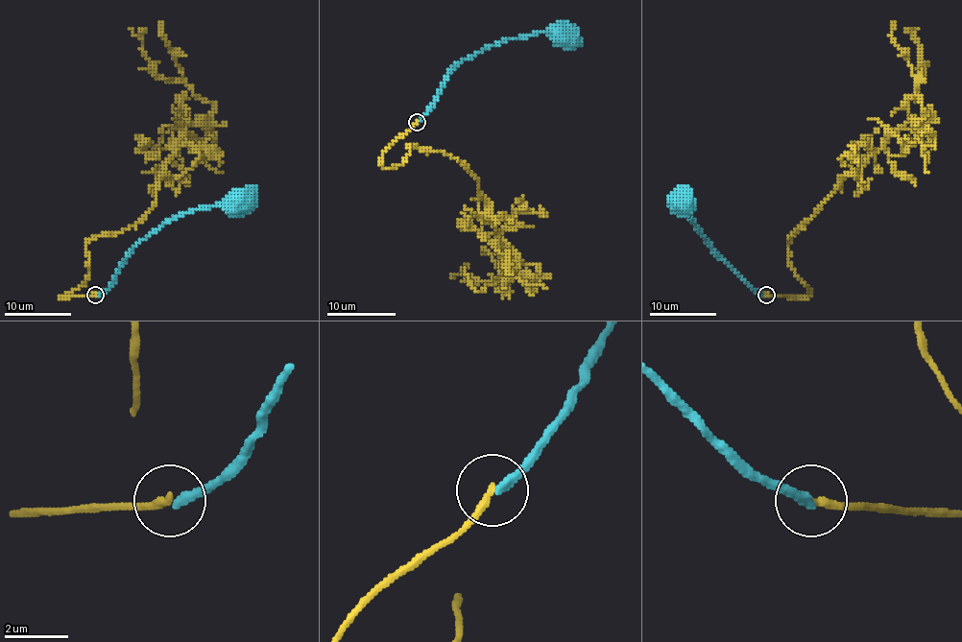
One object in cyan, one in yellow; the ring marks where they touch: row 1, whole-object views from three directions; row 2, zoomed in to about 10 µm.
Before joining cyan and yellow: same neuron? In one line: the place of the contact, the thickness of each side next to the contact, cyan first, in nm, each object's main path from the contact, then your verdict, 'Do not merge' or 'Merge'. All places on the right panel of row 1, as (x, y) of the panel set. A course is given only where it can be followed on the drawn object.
Place: (766, 295). Thickness 280 nm (cyan) against 240 nm. Course of cyan: (765, 295), (749, 285), (722, 260), (672, 200), (677, 202). Course of yellow: (765, 295), (810, 295), (790, 265), (787, 244), (842, 178), (925, 115), (916, 88), (923, 82), (918, 30). Do not merge

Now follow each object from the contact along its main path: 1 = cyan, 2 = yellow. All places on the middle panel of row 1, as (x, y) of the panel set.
1: (418, 121), (431, 105), (444, 77), (464, 59), (512, 37), (532, 35), (558, 26), (565, 31)
2: (416, 121), (382, 164), (397, 168), (407, 144), (457, 159), (486, 200), (501, 256), (540, 282), (452, 277)

